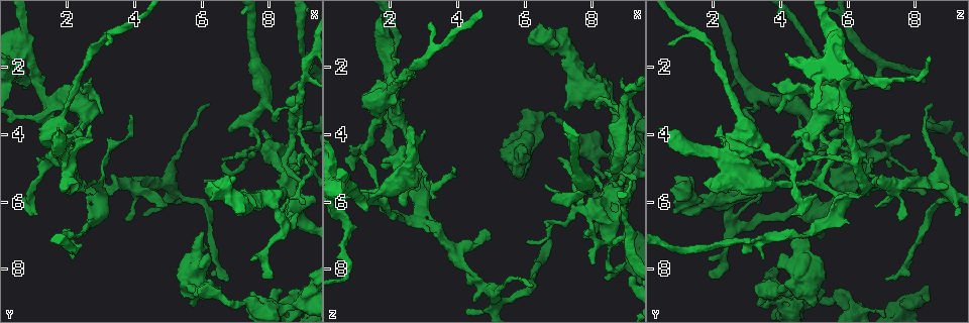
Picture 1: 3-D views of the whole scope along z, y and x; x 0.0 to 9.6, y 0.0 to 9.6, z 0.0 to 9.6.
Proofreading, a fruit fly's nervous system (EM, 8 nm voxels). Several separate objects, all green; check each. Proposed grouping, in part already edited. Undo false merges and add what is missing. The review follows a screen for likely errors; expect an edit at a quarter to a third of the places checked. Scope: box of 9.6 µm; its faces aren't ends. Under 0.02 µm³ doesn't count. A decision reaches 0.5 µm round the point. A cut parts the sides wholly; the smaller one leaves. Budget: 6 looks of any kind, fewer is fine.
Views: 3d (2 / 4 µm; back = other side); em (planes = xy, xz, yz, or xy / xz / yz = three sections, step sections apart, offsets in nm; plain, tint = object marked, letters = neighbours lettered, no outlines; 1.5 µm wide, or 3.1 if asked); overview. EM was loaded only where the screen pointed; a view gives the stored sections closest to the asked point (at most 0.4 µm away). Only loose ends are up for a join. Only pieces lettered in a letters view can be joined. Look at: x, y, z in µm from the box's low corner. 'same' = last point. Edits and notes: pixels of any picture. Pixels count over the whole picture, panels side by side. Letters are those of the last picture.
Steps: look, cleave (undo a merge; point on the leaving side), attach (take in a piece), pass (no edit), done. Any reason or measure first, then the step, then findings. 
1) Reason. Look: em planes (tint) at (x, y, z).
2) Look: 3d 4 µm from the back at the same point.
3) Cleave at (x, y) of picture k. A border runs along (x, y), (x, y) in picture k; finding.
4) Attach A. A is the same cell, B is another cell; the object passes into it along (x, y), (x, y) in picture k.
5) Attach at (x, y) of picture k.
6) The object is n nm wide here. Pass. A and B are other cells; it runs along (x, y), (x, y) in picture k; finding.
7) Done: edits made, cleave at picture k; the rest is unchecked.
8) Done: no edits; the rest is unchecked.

Calibre changes. Look: 3d 4 µm from the back at (2.70, 5.65, 6.50).

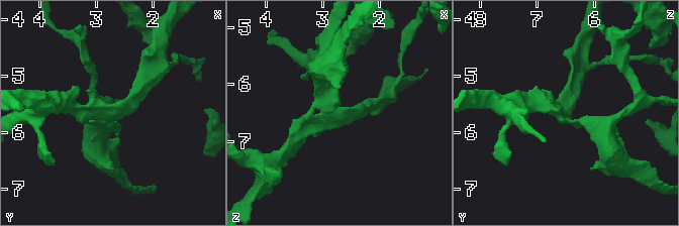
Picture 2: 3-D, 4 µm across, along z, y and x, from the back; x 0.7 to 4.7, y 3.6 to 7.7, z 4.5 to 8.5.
Need the tissue. Look: em planes (tint) at (2.65, 5.70, 6.50).

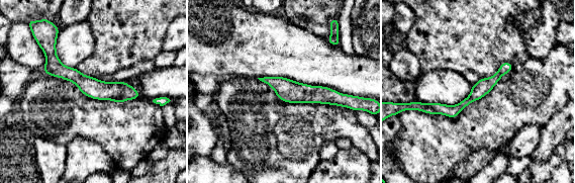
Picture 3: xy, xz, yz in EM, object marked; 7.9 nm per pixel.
Look: em planes (letters) at the same point.

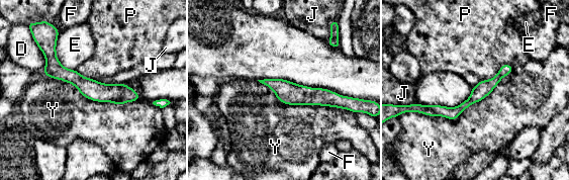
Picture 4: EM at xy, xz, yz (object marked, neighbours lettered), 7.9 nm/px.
The object is 120 nm wide here. Pass. D, E, F, J, P and Y are other cells; a border runs along (514, 69), (455, 119), (412, 112) in picture 4; continuous, no second neuron.

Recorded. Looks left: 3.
Free end. Look: em yz step 8 (letters) at (5.80, 9.10, 5.00).

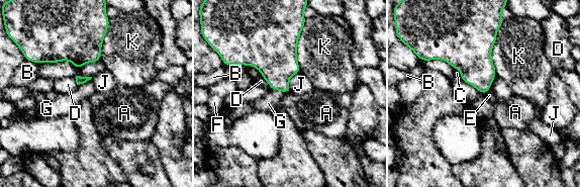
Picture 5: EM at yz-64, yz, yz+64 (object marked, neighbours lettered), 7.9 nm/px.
Pass. A, B, C, D, E, F, G, J and K are other cells; a border runs along (489, 89), (484, 94) in picture 5; none of them fits.

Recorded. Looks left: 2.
End of a long branch. Look: em planes (tint) at (6.75, 8.25, 7.15).

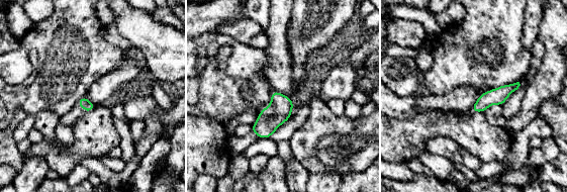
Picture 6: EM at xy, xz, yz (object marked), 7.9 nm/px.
Look: em planes (letters) at the same point.

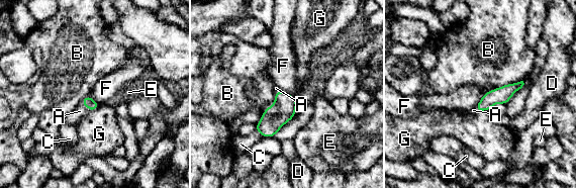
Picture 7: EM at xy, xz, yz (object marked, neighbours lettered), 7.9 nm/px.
Attach A. A is the same cell, B, C, D, E, F and G are other cells; the object passes into it along (92, 105), (85, 105), (80, 111) in picture 7; it goes on there.

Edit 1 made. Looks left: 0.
Done: edits made, attach at picture 7; the rest is unchecked.

